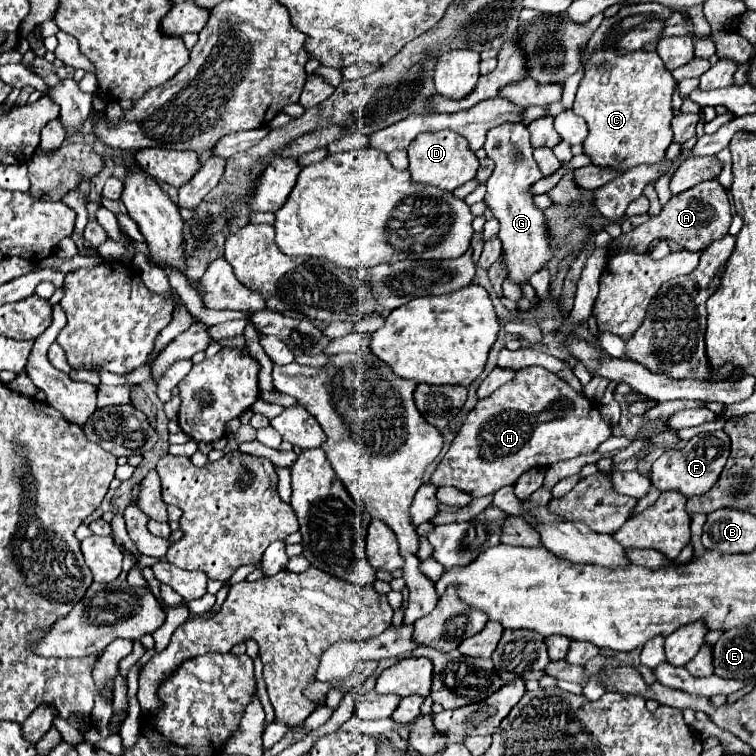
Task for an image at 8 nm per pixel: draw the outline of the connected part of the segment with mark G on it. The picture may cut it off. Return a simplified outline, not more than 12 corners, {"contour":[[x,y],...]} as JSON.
{"contour":[[523,123],[487,131],[485,203],[521,285],[553,259]]}

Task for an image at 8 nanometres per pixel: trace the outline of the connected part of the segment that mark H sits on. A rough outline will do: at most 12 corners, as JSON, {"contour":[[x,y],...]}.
{"contour":[[543,367],[481,399],[431,483],[493,495],[609,439]]}

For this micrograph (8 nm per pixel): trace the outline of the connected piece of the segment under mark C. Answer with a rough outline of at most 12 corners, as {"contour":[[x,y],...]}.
{"contour":[[657,53],[589,55],[571,109],[583,153],[663,161],[675,79]]}

